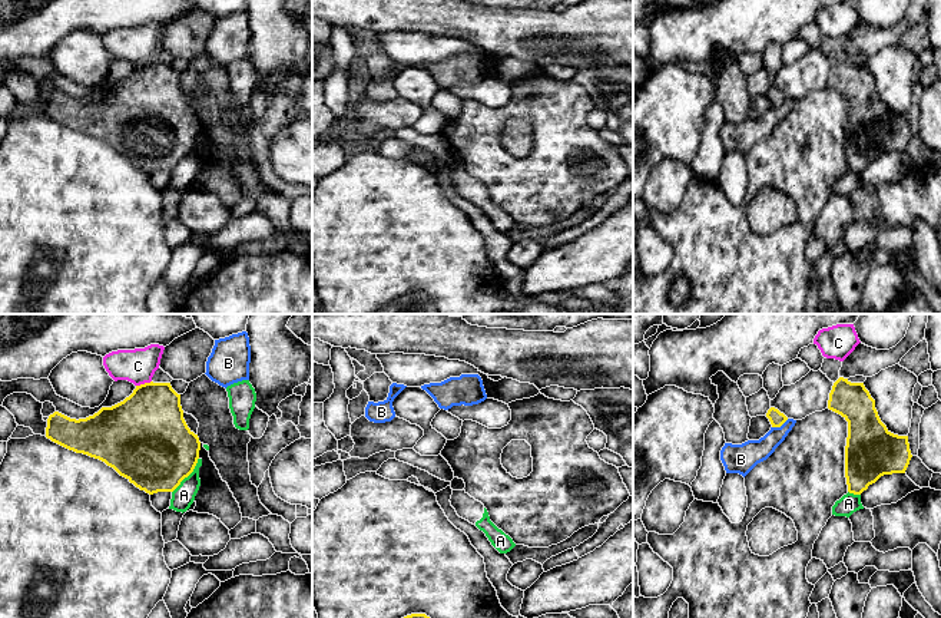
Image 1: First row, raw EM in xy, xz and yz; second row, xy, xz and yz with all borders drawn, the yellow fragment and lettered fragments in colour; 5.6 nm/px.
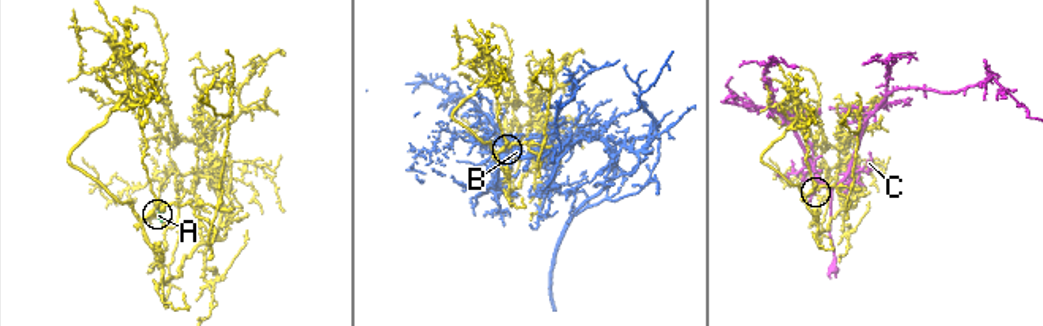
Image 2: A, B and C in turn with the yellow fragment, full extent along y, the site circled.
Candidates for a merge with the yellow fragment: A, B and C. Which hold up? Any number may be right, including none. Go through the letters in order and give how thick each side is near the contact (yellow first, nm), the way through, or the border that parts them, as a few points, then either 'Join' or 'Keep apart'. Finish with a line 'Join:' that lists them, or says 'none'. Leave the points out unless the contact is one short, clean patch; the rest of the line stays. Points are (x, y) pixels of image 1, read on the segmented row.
A: Thickness 460 nm (yellow) against 120 nm. Boundary: xy (198, 458), (194, 469), (172, 492). Keep apart
B: Thickness 90 nm (yellow) against 150 nm. Boundary: yz (788, 419), (779, 426), (772, 428). Keep apart
C: Thickness 420 nm (yellow) against 200 nm. Boundary: xy (151, 380), (136, 386). Keep apart
Join: none

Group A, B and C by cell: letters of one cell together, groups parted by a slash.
A / B / C

